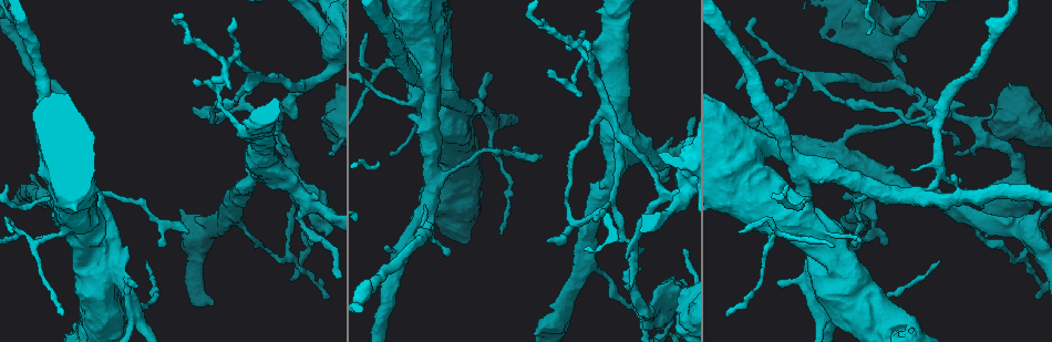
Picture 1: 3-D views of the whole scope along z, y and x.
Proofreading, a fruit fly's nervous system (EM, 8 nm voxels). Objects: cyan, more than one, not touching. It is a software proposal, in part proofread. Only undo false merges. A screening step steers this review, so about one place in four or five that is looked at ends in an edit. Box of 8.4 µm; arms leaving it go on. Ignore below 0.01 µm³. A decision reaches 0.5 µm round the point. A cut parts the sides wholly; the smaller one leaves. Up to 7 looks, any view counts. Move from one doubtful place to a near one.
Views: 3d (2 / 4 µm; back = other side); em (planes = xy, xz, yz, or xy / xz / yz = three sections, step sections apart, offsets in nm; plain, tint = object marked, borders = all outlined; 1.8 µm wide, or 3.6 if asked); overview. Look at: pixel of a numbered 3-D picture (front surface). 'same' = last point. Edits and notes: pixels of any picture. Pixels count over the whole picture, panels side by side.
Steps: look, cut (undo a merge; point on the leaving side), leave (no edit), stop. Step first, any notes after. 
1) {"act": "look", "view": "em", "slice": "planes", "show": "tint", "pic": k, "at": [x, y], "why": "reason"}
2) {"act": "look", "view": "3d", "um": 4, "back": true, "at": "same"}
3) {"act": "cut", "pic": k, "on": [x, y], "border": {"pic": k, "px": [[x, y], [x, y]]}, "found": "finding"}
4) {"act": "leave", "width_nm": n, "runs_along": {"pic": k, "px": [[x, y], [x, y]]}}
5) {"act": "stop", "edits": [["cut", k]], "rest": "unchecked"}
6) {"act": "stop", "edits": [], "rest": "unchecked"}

{"act": "look", "view": "3d", "um": 4, "pic": 1, "at": [782, 145], "why": "three arms meet"}

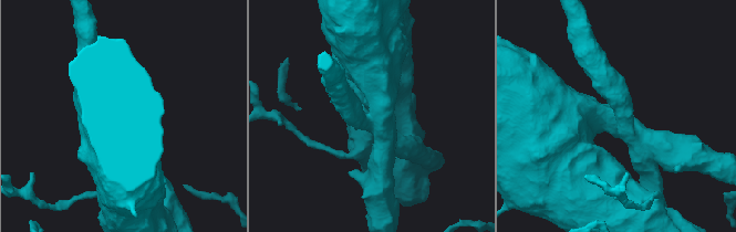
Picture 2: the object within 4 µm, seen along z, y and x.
{"act": "look", "view": "em", "slice": "planes", "show": "tint", "pic": 2, "at": [621, 117], "arms": 3, "arm_widths_nm": [340, 380, 650]}

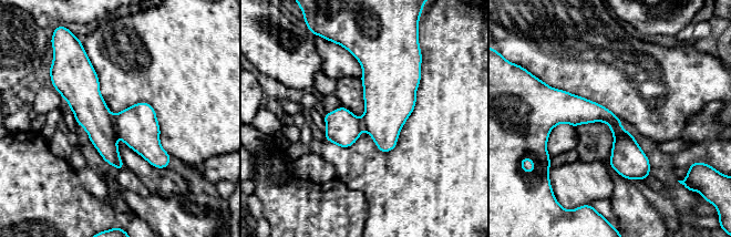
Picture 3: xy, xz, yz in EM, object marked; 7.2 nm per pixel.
{"act": "leave", "runs_along": {"pic": 3, "px": [[82, 64], [82, 94], [164, 165]]}, "found": "all the same neuron"}

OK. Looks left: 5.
{"act": "look", "view": "em", "slice": "xz", "step": 8, "show": "tint", "pic": 1, "at": [768, 244], "why": "sharp bend"}

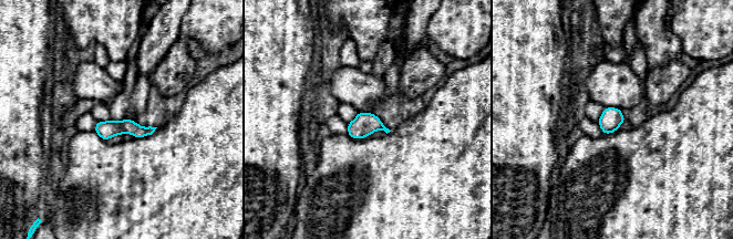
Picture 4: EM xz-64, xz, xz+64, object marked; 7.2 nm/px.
{"act": "look", "view": "em", "slice": "planes", "show": "borders", "at": "same"}

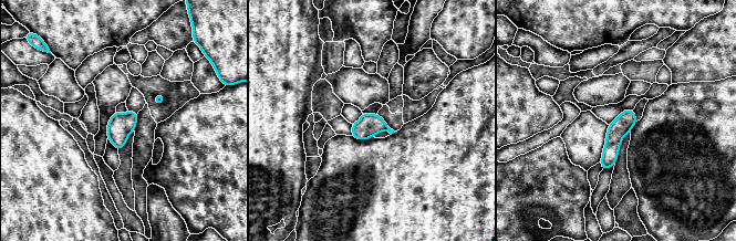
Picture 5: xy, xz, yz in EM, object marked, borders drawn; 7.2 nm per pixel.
{"act": "leave", "found": "continuous, no second neuron"}

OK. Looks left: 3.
{"act": "look", "view": "em", "slice": "planes", "show": "borders", "pic": 1, "at": [432, 176], "why": "arms part here"}

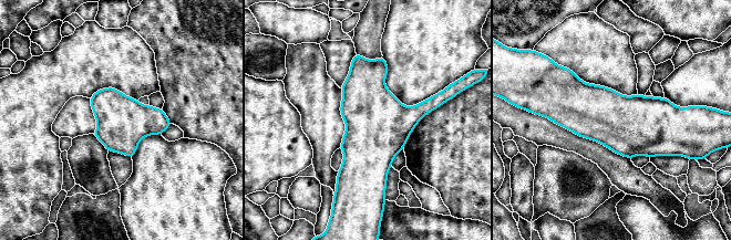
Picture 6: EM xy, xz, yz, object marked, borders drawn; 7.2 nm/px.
{"act": "leave", "found": "one neuron here"}

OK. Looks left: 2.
{"act": "stop", "edits": [], "rest": "unchecked"}

